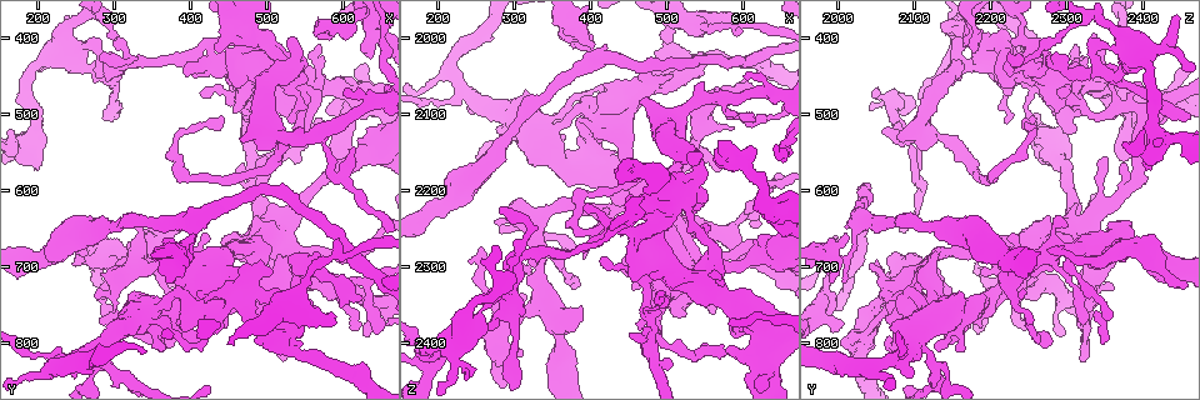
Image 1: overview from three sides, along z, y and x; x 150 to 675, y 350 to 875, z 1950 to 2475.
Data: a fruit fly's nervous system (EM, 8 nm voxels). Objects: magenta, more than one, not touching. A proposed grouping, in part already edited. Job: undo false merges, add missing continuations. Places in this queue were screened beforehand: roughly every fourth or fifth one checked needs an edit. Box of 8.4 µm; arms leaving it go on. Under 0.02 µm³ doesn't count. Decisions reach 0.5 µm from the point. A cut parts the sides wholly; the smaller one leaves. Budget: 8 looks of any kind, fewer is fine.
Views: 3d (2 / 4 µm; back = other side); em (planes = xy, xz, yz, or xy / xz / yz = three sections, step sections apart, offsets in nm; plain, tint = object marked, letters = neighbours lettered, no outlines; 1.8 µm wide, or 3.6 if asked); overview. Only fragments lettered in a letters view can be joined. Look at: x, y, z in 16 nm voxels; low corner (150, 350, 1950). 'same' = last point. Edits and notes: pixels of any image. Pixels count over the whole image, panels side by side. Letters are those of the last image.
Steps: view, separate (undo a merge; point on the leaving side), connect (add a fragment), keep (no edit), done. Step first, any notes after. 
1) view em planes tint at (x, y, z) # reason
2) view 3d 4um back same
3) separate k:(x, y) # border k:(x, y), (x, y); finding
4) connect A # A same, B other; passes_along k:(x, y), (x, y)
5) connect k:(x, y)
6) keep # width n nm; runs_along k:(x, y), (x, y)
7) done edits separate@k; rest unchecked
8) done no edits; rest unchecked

view 3d 4um at (455, 735, 2075) # a fork

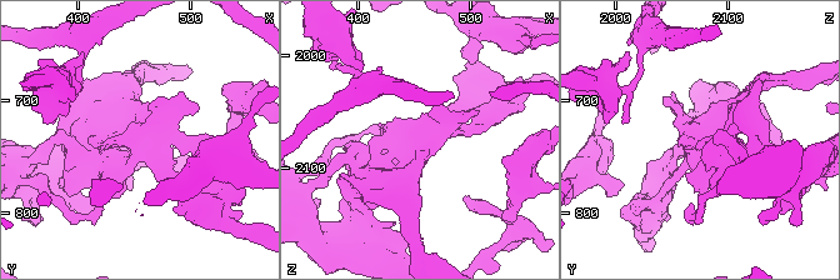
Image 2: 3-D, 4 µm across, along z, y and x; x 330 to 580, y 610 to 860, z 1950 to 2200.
view em planes tint at (452, 736, 2074)

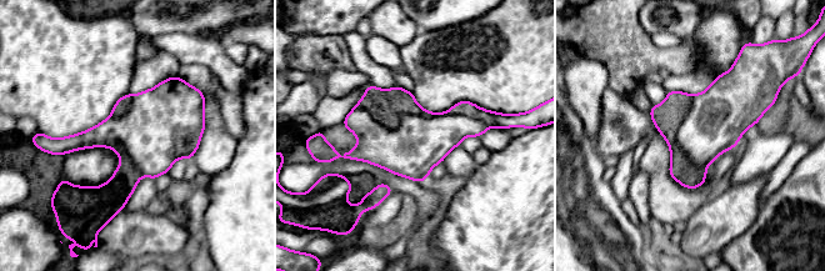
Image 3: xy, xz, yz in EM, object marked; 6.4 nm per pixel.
view em planes letters same # what lies round it

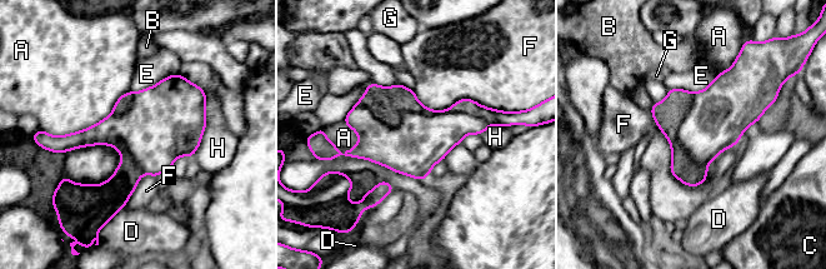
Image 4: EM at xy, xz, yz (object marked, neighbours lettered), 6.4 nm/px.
keep # A other, B other, C other, D other, E other, F other, G other, H other; border 4:(650, 110), (670, 173), (700, 185); one neuron here

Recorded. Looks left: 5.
view em planes plain at (485, 480, 2305)

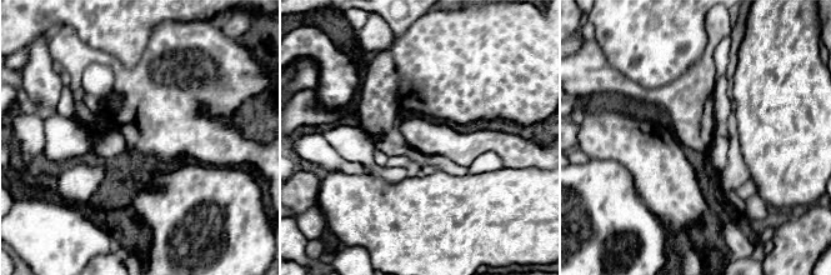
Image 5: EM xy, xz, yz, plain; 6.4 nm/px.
view em planes letters same

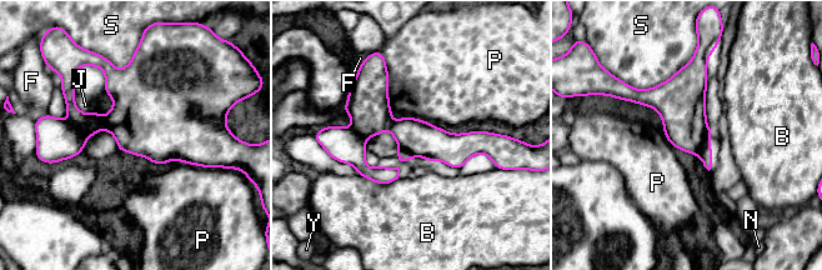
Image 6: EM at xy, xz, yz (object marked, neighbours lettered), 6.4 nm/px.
separate 6:(683, 111) # width 240 nm; B other, F other, J other, N other, P other, S other, Y other; border 6:(710, 133), (698, 154); two neurons meet here

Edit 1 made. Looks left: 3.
view overview # see it whole again

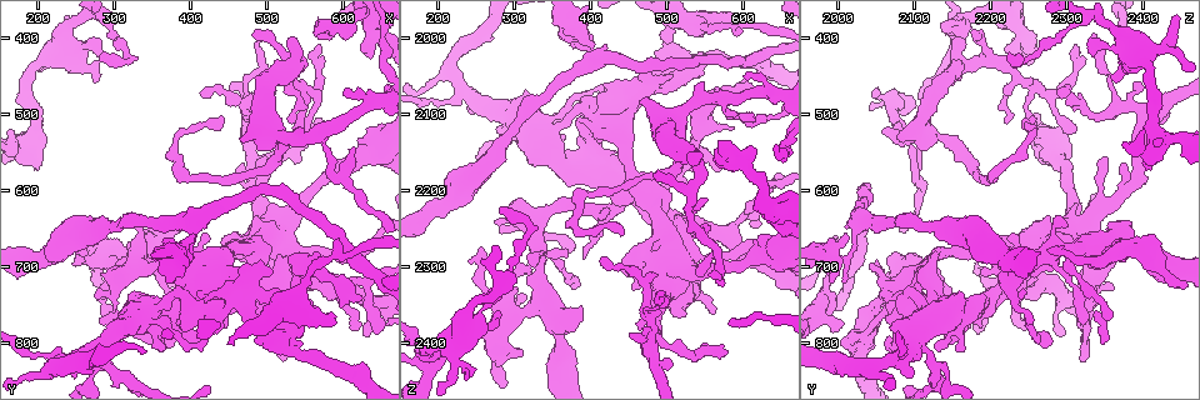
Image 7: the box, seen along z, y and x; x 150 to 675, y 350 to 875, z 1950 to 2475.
view em xz step 8 tint at (375, 535, 2250)

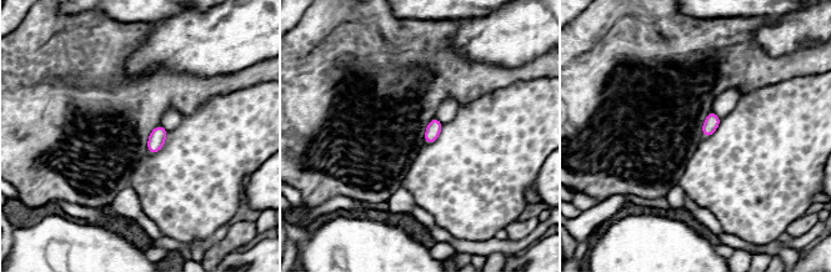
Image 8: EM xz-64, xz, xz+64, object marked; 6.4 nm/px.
view em planes letters same

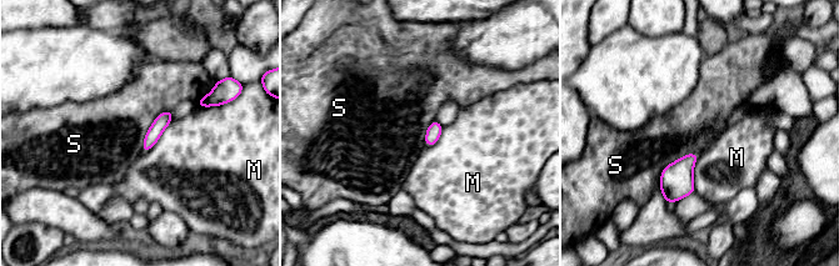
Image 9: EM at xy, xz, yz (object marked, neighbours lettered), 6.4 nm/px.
keep # width 70 nm; M other, S other; runs_along 9:(169, 114), (160, 123), (145, 147); one neuron here

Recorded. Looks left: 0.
done edits separate@6; rest unchecked

